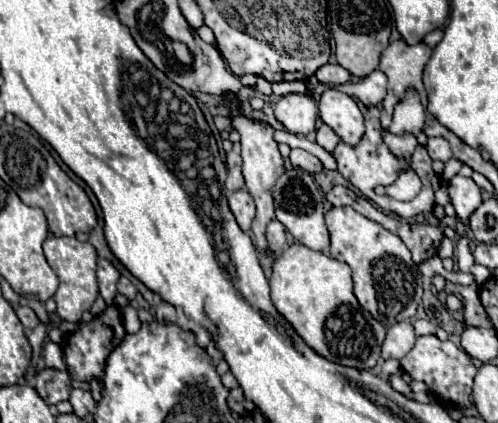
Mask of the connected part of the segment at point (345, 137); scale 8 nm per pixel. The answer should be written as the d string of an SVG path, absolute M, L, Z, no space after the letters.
M330 86L322 92L318 108L322 122L326 122L342 142L348 142L350 146L360 142L364 136L364 118L354 98Z

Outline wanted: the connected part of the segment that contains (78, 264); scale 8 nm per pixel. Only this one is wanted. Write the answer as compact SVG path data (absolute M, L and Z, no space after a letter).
M50 236L44 242L44 254L48 264L52 266L52 270L56 272L60 286L54 294L54 300L58 304L58 314L60 318L68 320L68 322L78 322L82 318L84 312L90 310L90 306L94 304L96 296L98 296L98 282L96 282L96 248L90 242L80 242L76 238L56 238Z

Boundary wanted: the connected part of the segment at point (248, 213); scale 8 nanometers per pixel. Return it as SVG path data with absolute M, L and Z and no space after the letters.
M242 188L242 190L236 190L236 192L230 194L228 204L230 204L232 214L236 216L238 226L246 232L250 228L252 218L254 218L254 200L252 200L252 196L248 194L246 188Z

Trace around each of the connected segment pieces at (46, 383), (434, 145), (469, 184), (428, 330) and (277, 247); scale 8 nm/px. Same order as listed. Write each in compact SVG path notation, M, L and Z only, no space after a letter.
M44 368L36 376L36 392L42 396L46 404L58 404L70 398L70 376L66 370Z
M428 138L426 150L428 150L432 160L448 162L452 158L452 150L450 150L450 146L448 146L448 142L444 138Z
M456 174L448 184L448 194L460 220L468 220L472 212L482 204L482 190L476 186L472 178Z
M414 320L414 330L416 330L416 336L422 336L422 334L436 334L438 326L430 320Z
M272 220L268 224L266 240L268 240L268 250L274 252L276 256L286 248L286 232L284 232L284 226L278 220Z

